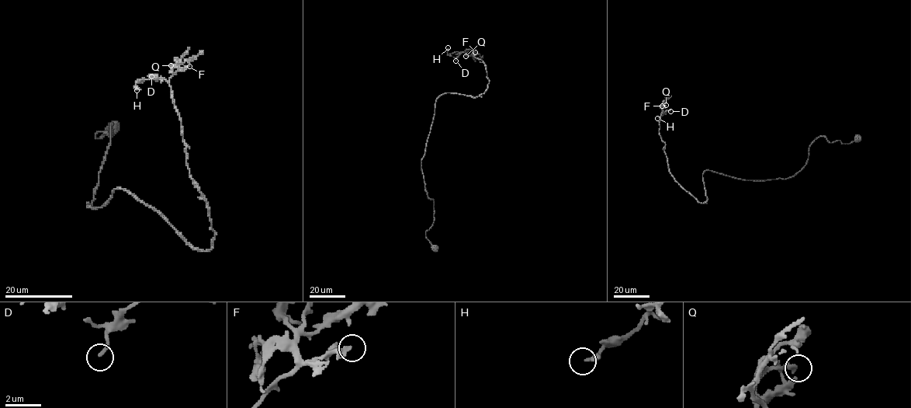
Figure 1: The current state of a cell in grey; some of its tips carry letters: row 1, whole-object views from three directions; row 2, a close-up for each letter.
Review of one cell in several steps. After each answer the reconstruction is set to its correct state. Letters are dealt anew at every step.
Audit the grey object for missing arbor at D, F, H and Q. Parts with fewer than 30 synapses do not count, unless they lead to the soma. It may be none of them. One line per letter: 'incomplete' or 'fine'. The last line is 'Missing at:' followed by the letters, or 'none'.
D: fine
F: fine
H: fine
Q: fine
Missing at: none

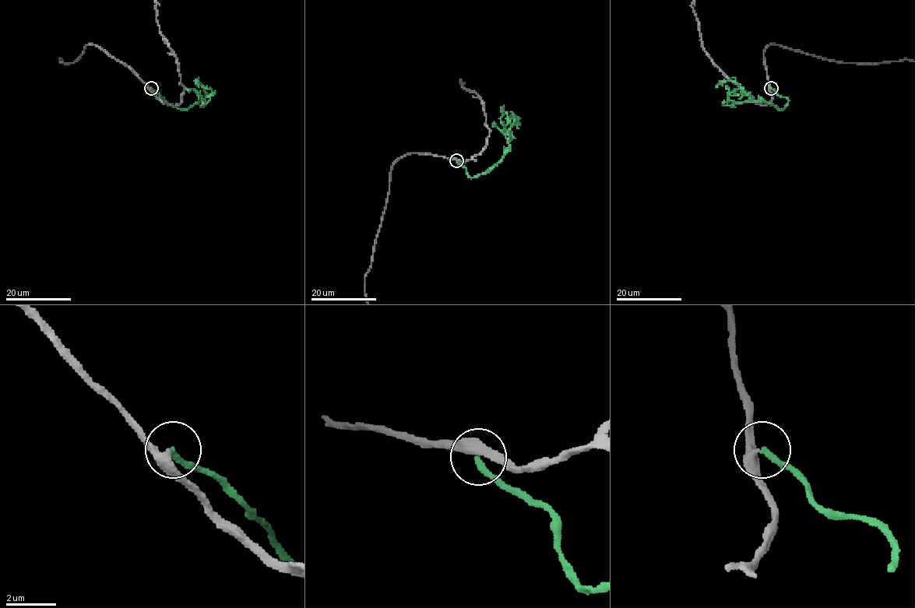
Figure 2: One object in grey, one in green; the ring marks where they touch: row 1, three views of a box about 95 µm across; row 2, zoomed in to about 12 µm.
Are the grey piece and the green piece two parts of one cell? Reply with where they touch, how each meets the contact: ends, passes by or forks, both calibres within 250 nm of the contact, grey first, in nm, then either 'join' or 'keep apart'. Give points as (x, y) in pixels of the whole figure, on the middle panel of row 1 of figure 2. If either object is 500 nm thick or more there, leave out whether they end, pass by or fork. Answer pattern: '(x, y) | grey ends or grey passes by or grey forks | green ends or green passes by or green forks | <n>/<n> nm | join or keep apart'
(456, 160) | grey passes by | green ends | 360/240 nm | join

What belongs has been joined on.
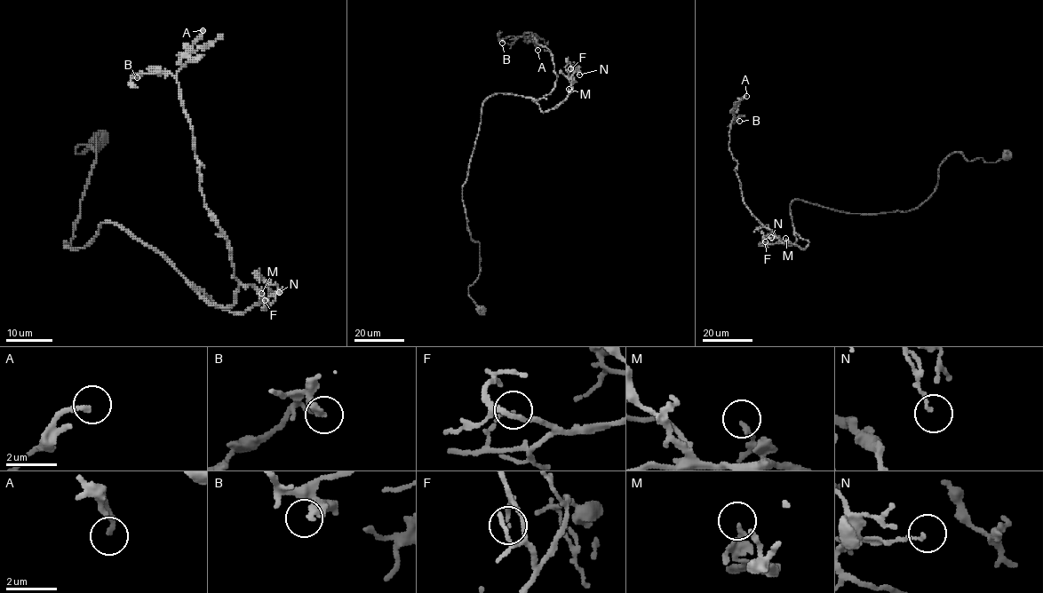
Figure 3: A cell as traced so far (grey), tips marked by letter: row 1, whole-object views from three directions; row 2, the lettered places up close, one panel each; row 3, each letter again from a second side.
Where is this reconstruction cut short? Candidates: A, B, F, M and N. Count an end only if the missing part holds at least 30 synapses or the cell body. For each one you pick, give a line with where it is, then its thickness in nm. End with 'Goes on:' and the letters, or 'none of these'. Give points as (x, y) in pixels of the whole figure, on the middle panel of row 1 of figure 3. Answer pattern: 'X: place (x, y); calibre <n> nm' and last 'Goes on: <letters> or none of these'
A: place (537, 50); calibre 190 nm
Goes on: A

